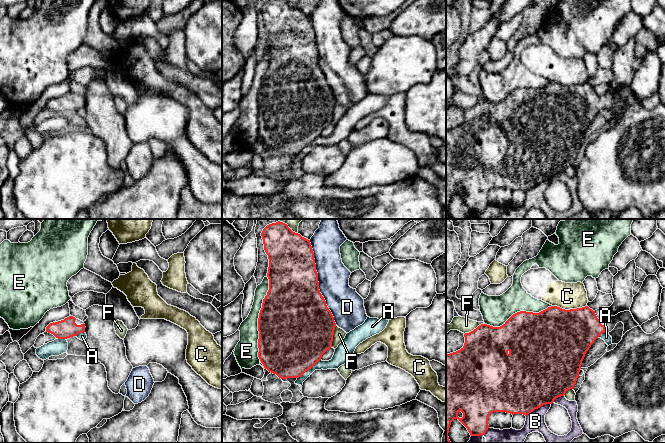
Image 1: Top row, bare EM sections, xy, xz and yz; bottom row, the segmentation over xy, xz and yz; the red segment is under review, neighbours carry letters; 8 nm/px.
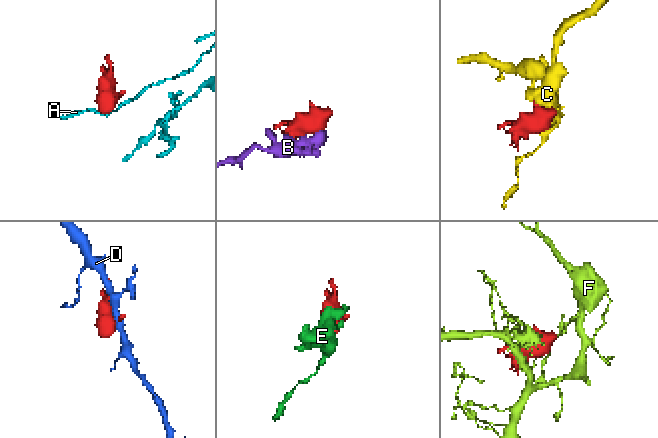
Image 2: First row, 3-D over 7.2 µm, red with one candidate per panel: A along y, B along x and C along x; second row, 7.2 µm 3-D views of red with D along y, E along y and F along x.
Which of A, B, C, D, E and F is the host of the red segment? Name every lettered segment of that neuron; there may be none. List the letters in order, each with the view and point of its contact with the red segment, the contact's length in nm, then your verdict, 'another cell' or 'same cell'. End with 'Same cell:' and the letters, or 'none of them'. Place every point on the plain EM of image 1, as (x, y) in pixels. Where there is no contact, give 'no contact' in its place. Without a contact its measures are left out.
A: contact xz (308, 145); length 240 nm; another cell
B: contact yz (538, 183); length 220 nm; another cell
C: contact yz (570, 85); length 280 nm; another cell
D: contact xz (318, 58); length 700 nm; another cell
E: contact xz (258, 94); length 700 nm; another cell
F: contact xz (332, 112); length 180 nm; another cell
Same cell: none of them

